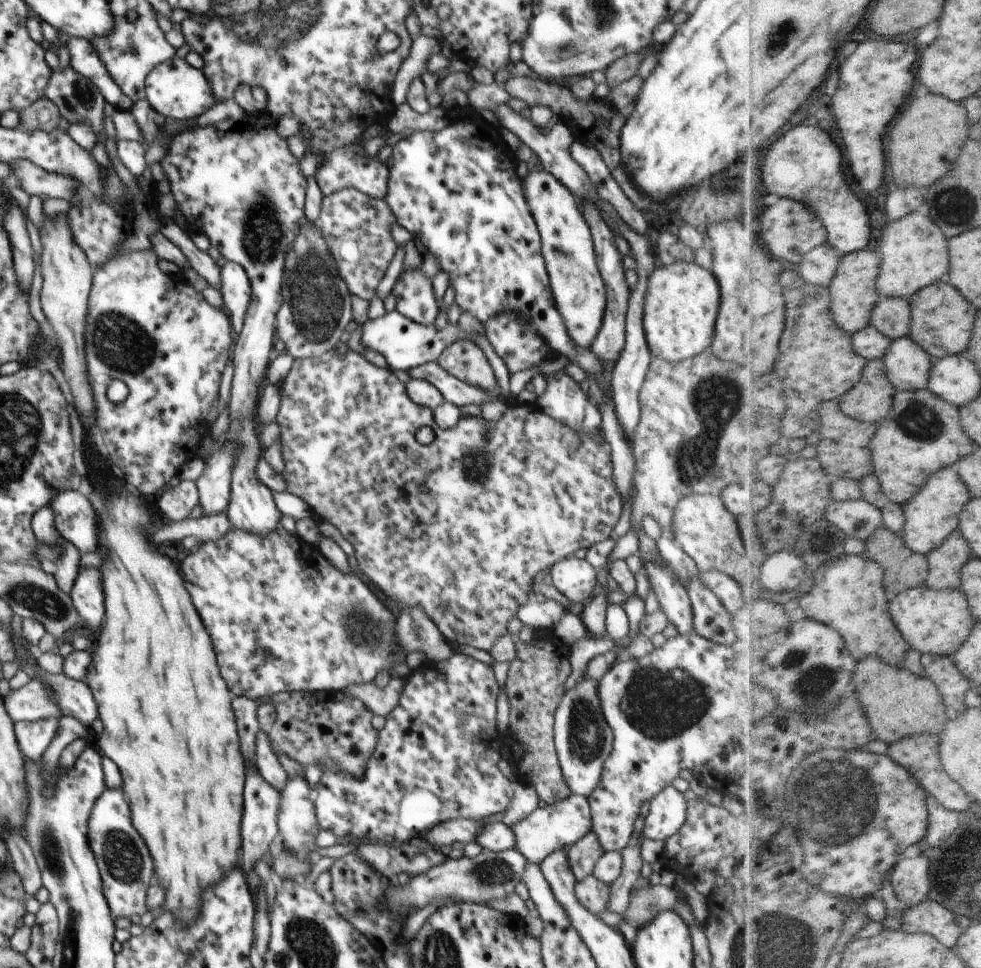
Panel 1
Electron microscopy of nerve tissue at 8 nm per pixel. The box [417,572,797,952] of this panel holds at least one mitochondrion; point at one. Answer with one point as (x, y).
(661, 703)

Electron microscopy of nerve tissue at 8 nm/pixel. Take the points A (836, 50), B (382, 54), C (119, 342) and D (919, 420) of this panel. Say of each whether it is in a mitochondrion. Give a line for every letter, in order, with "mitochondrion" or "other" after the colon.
A: other
B: other
C: mitochondrion
D: mitochondrion

